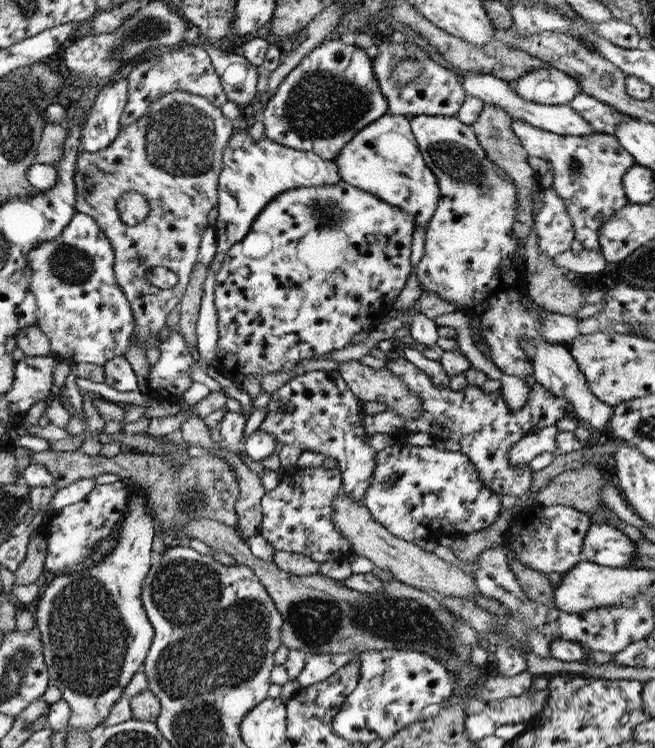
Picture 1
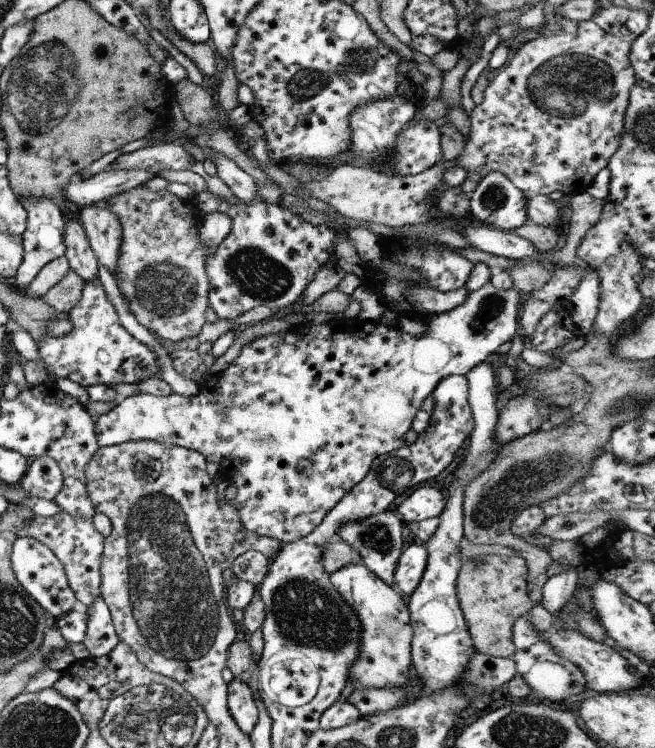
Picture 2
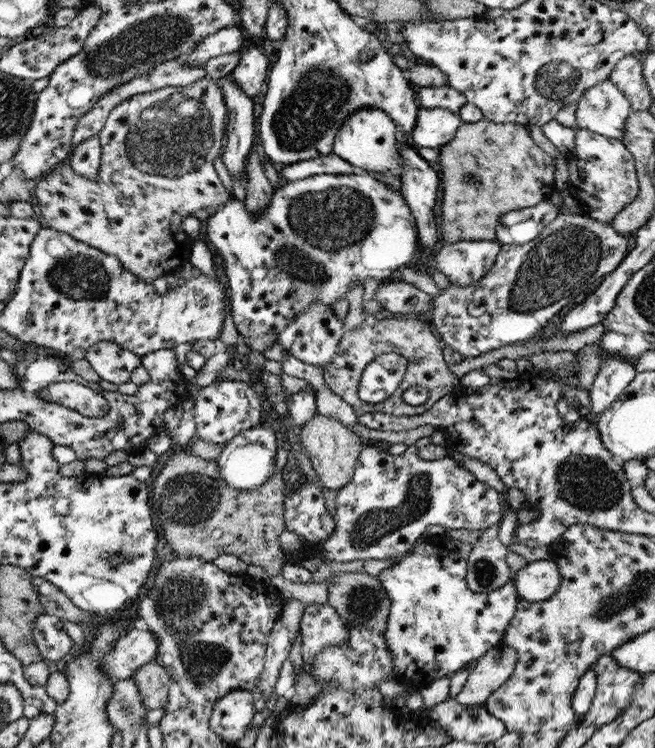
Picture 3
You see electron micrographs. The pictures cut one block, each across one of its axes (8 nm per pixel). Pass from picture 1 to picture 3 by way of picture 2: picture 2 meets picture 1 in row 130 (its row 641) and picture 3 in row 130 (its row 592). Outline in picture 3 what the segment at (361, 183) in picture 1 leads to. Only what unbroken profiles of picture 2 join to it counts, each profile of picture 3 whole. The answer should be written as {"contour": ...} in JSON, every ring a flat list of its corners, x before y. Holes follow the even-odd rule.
{"contour":[[362,106,361,108,354,110,345,120,342,121,342,125,335,133,334,141,331,144,332,153,336,154,339,158,341,158,341,160,348,162,351,166,356,166,360,172,372,172,372,174,391,174,392,176,396,176,400,179,400,176,402,175,402,164,404,164,404,162,402,161,402,156,400,155,400,153,397,152,397,136,395,136,395,133,397,132,399,133,398,126,395,126,395,123,387,116,387,114,381,112,381,110]]}

